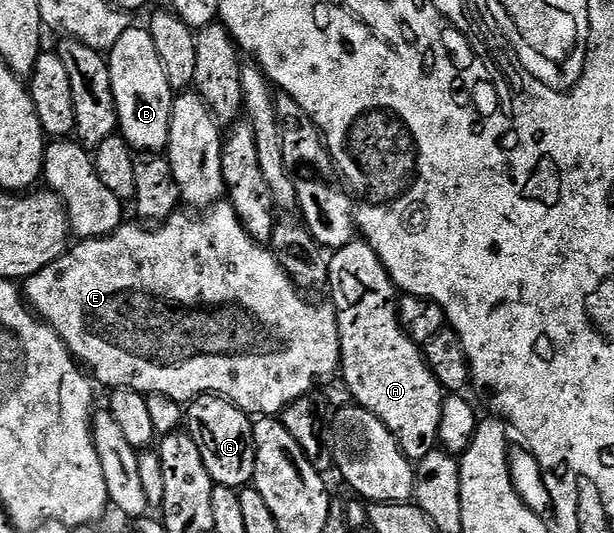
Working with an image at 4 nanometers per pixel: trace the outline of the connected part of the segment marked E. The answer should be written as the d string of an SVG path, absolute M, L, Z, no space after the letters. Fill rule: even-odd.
M220 199L210 206L209 211L176 211L172 217L154 227L139 225L125 223L109 237L80 240L75 243L79 245L72 244L62 257L58 257L56 261L49 263L49 267L37 271L25 281L25 300L28 306L55 330L56 335L67 344L67 350L76 362L82 363L88 370L95 369L96 382L99 380L103 385L112 385L110 388L115 391L131 390L144 395L167 396L178 403L190 403L196 397L204 395L218 395L226 397L248 415L275 417L297 399L308 396L318 381L323 383L336 376L340 368L339 324L334 308L327 303L310 305L303 298L306 296L279 265L270 248L251 237L230 201Z

